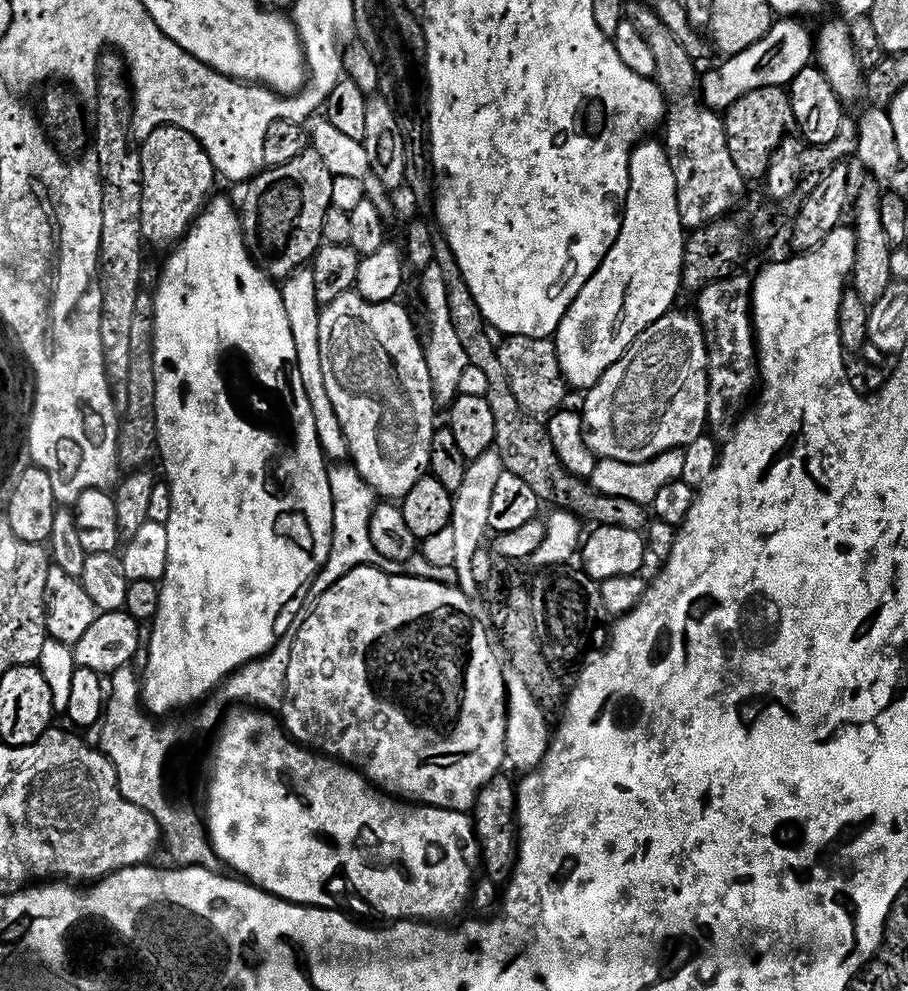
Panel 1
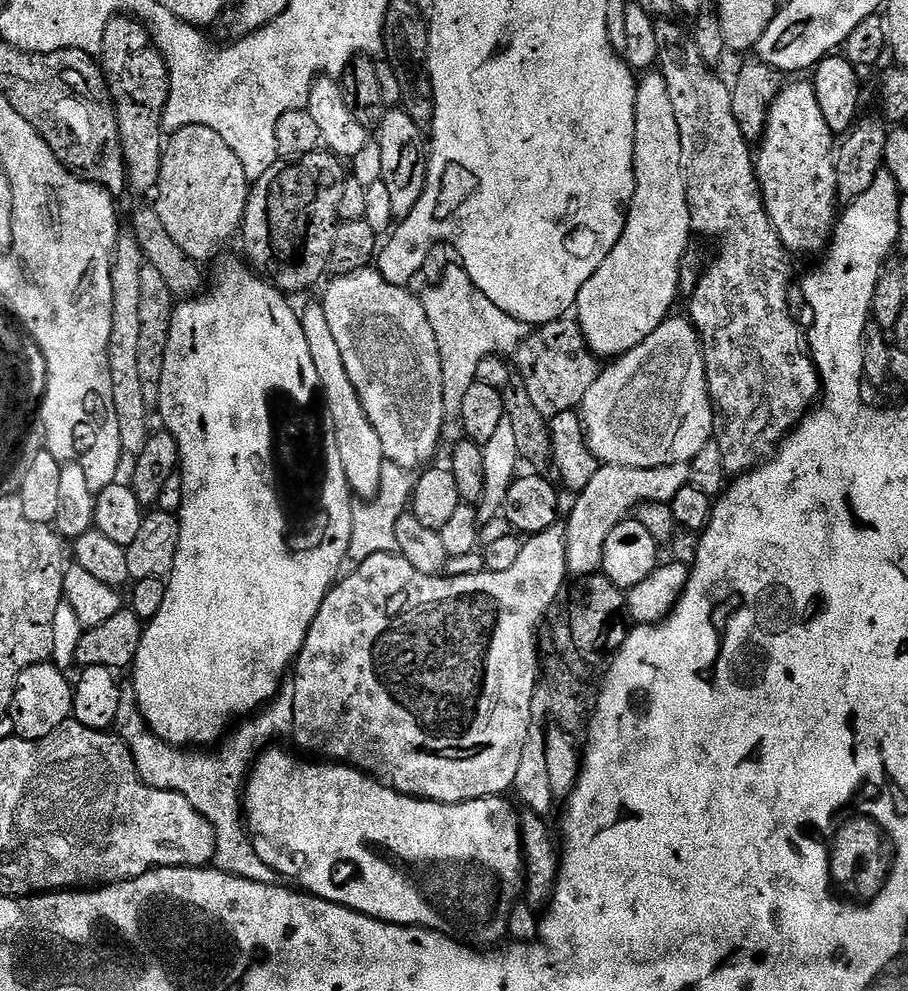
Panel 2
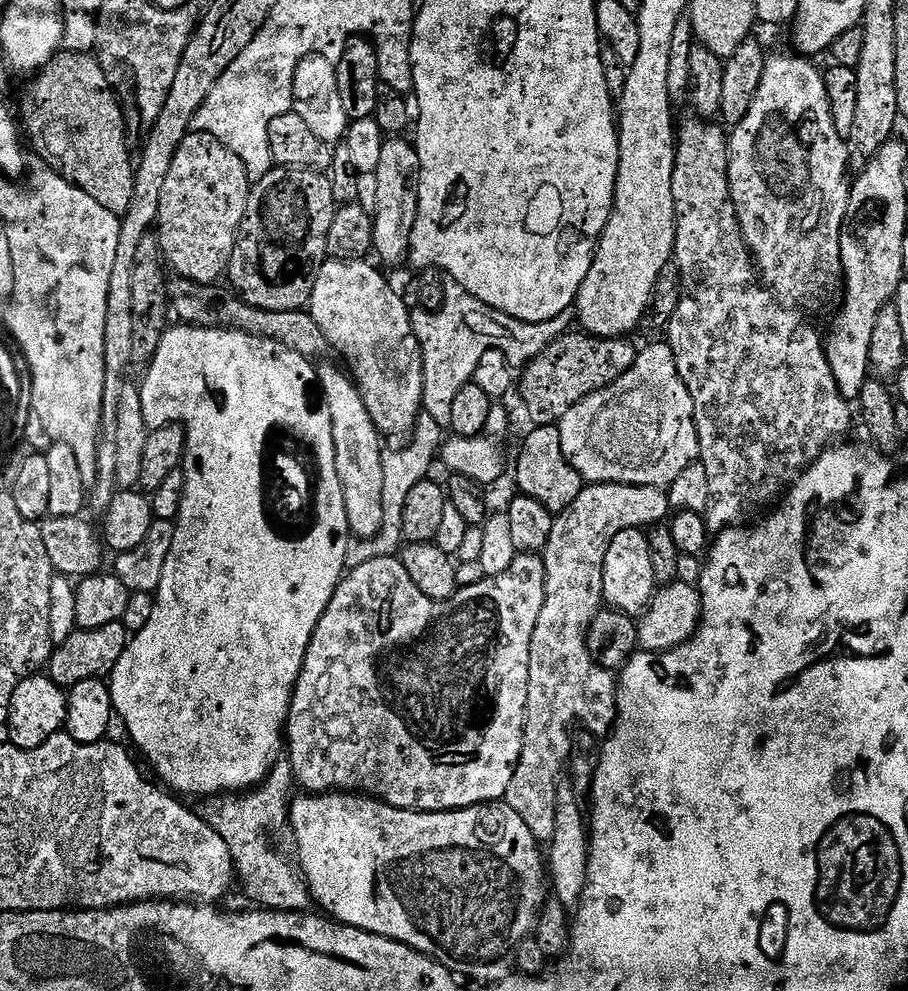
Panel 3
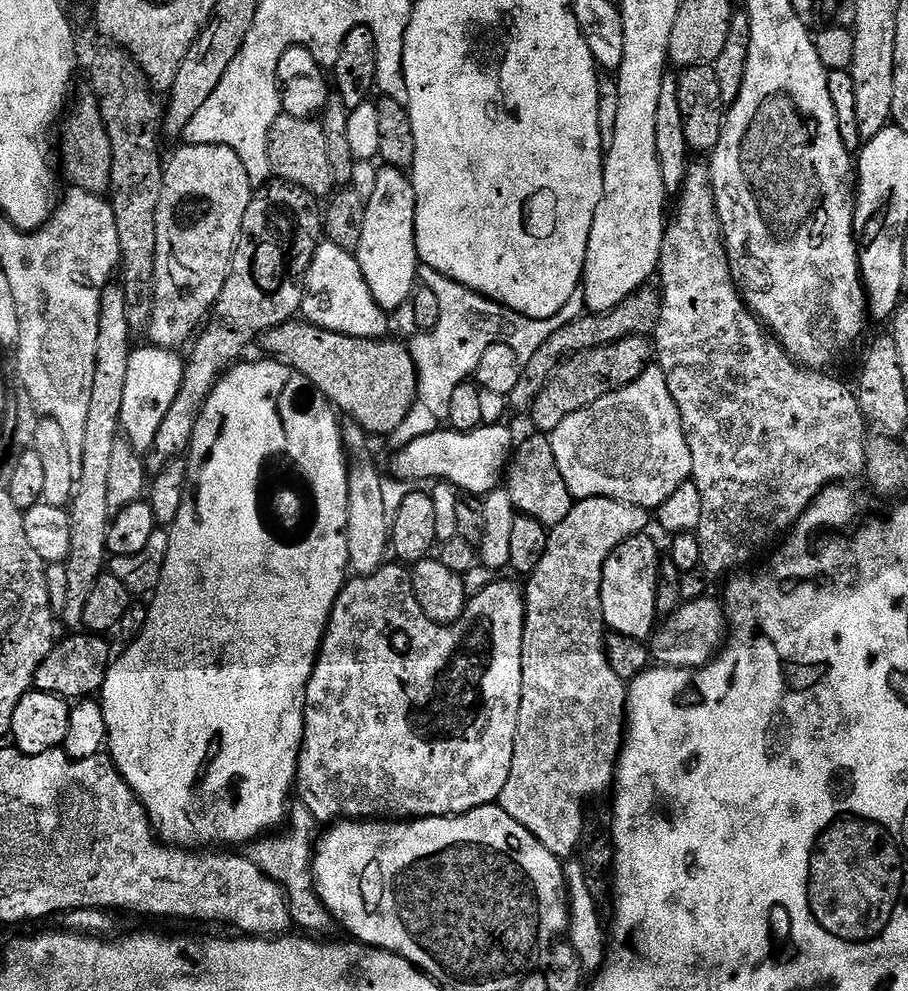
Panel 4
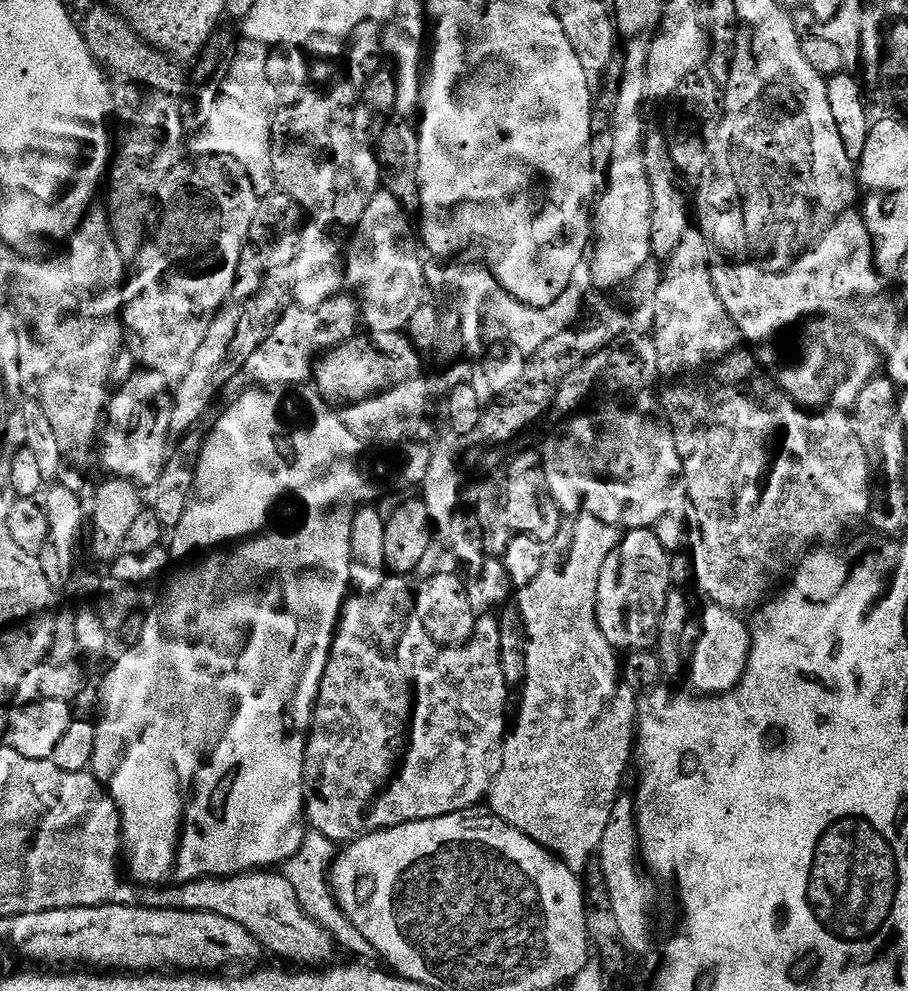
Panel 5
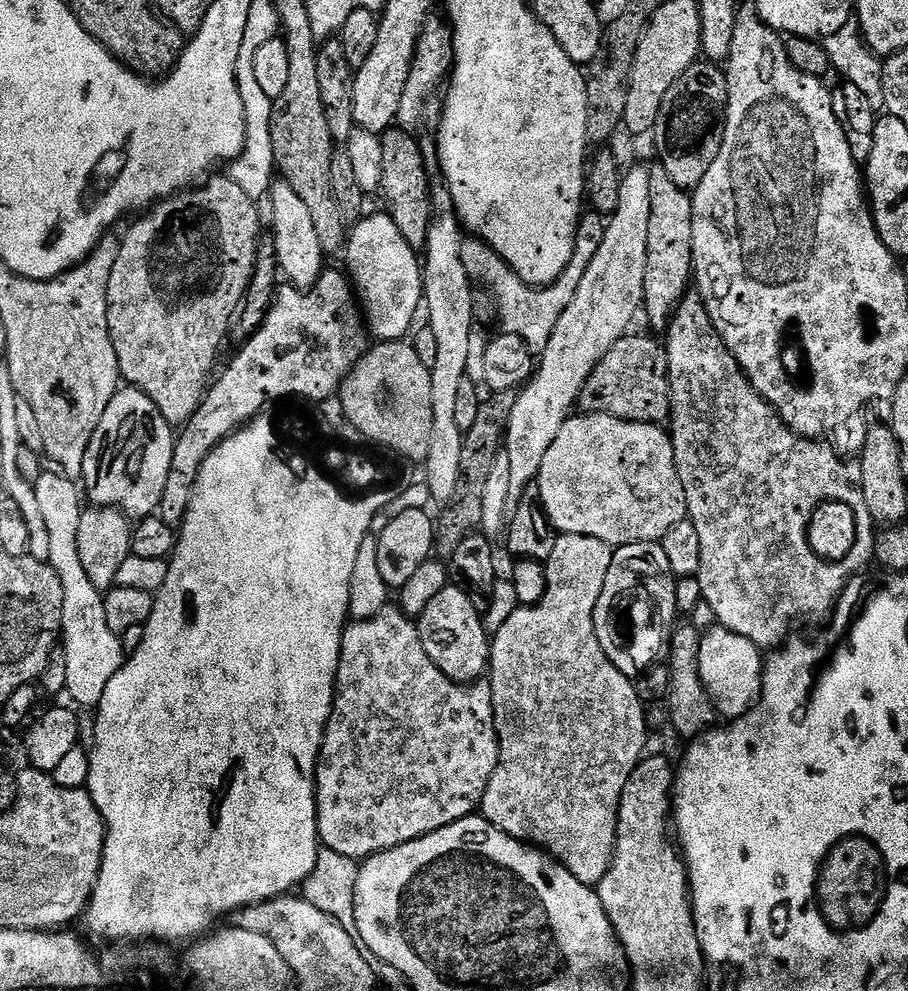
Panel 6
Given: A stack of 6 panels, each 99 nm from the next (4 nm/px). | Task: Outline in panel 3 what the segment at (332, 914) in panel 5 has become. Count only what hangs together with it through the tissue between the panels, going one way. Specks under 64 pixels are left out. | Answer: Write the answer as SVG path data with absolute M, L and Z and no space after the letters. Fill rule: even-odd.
M280 762L273 767L261 784L243 794L221 794L203 801L202 817L215 832L222 834L222 842L230 850L236 867L238 884L253 900L253 905L273 912L308 912L314 901L308 882L292 864L272 845L271 832L287 829L294 799L292 765ZM311 906L311 907L310 907Z

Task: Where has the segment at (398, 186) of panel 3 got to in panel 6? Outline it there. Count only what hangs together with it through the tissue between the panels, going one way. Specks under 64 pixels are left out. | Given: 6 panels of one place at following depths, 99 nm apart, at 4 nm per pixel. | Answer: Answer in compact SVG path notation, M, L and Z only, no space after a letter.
M380 212L380 214L374 214L370 217L369 215L367 215L366 217L363 217L362 219L358 220L353 225L353 228L349 233L349 238L346 242L344 255L345 254L346 254L346 260L348 262L348 268L349 268L349 269L347 268L347 271L353 283L354 290L357 294L358 302L361 306L362 316L365 321L365 325L366 325L367 331L369 332L369 335L373 339L376 339L377 341L383 341L383 342L394 342L394 341L401 341L402 339L405 339L408 336L406 334L410 326L414 322L414 318L418 312L418 308L420 307L421 309L421 306L423 303L423 271L422 271L422 266L421 266L417 251L415 249L412 249L409 246L408 240L402 234L402 232L398 230L398 226L394 225L394 220L390 218L386 212Z

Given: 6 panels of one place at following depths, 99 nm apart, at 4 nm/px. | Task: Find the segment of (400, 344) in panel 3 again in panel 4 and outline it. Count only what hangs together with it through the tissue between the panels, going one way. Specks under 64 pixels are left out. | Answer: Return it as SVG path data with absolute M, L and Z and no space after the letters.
M329 242L316 245L316 253L304 276L304 297L300 312L305 321L338 334L370 340L379 340L389 335L389 313L375 301L355 255Z

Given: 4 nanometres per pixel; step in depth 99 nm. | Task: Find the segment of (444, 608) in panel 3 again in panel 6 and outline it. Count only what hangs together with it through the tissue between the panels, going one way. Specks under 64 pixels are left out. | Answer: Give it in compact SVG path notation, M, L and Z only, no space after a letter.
M399 607L382 609L369 620L352 620L344 629L340 643L340 661L336 675L336 697L332 703L332 713L324 727L324 741L320 756L316 759L316 821L320 831L320 843L346 858L363 862L369 856L402 846L414 838L422 838L442 826L450 826L462 818L473 815L481 807L486 786L500 761L500 739L494 722L494 702L492 686L488 682L473 682L469 685L454 682L430 662L430 654L422 646L420 629L413 617L401 612Z

